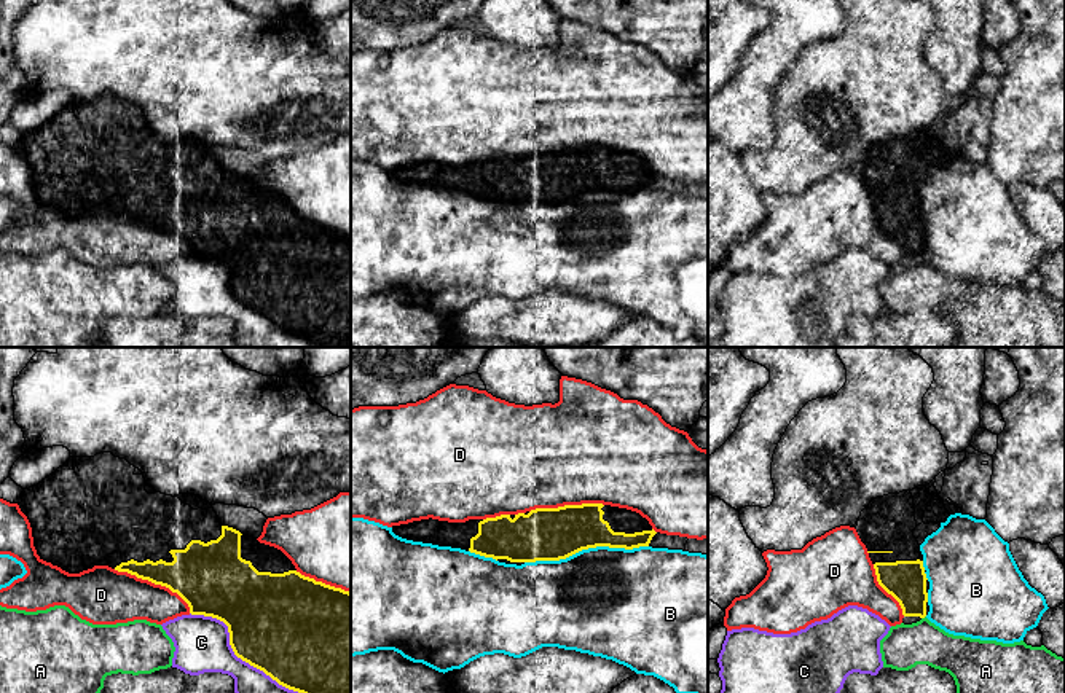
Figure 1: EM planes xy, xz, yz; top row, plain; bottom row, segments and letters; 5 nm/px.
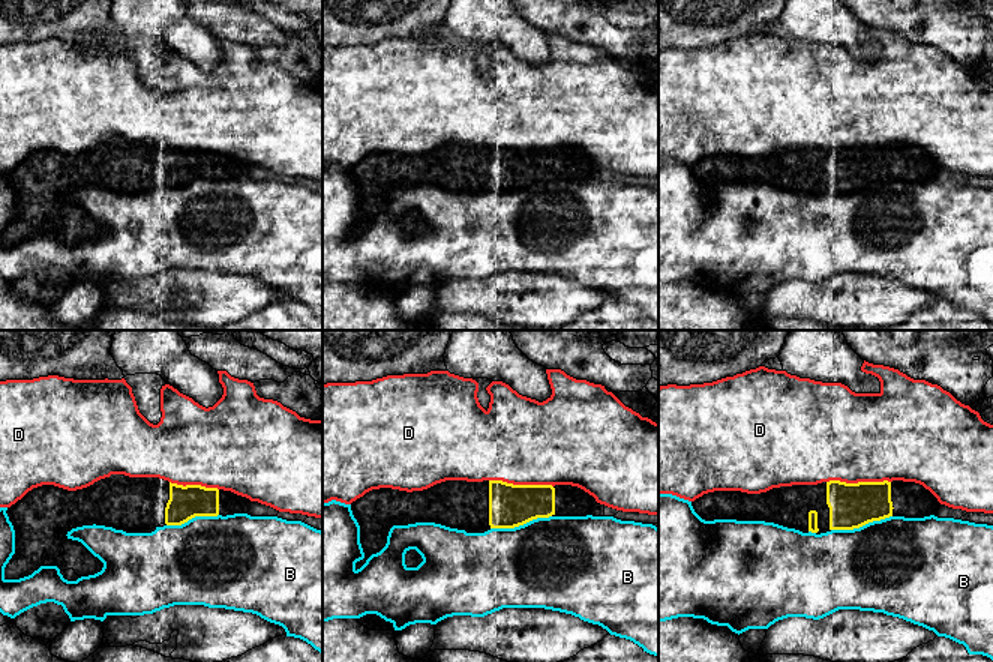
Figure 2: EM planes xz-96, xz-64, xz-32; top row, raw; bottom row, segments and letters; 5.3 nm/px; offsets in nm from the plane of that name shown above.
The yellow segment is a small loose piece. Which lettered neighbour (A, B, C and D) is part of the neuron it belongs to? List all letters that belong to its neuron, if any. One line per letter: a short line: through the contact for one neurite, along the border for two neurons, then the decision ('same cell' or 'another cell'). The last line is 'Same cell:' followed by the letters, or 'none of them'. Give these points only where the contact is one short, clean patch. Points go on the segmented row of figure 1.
A: another cell
B: another cell
C: another cell
D: another cell
Same cell: none of them

